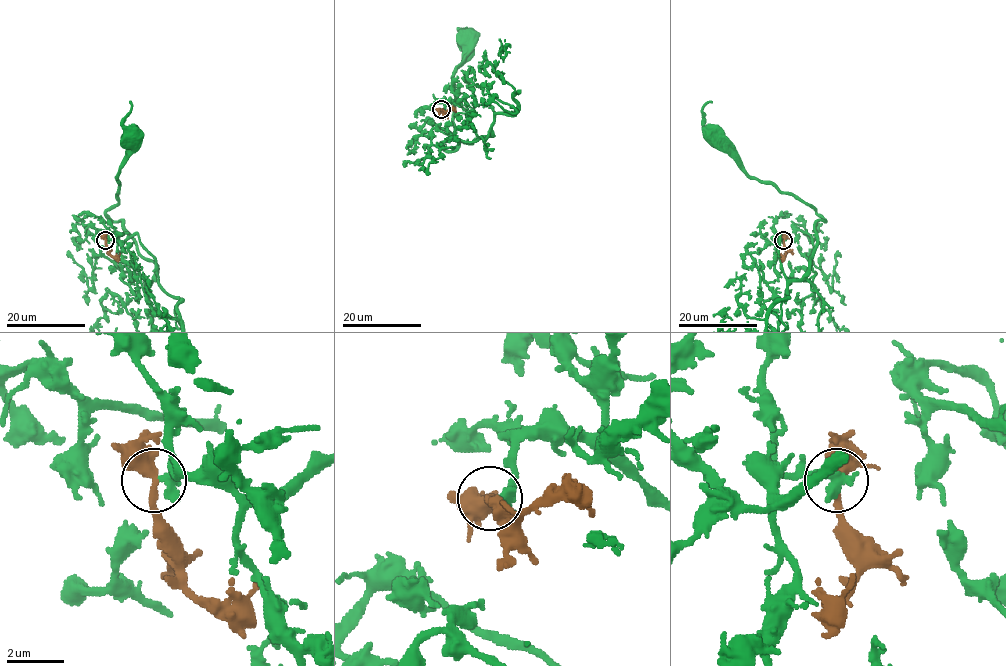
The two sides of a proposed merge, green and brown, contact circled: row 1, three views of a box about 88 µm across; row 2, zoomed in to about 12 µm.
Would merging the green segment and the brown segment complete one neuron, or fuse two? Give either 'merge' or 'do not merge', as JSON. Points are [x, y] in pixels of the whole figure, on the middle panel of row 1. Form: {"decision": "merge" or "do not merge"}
{"decision": "merge"}

